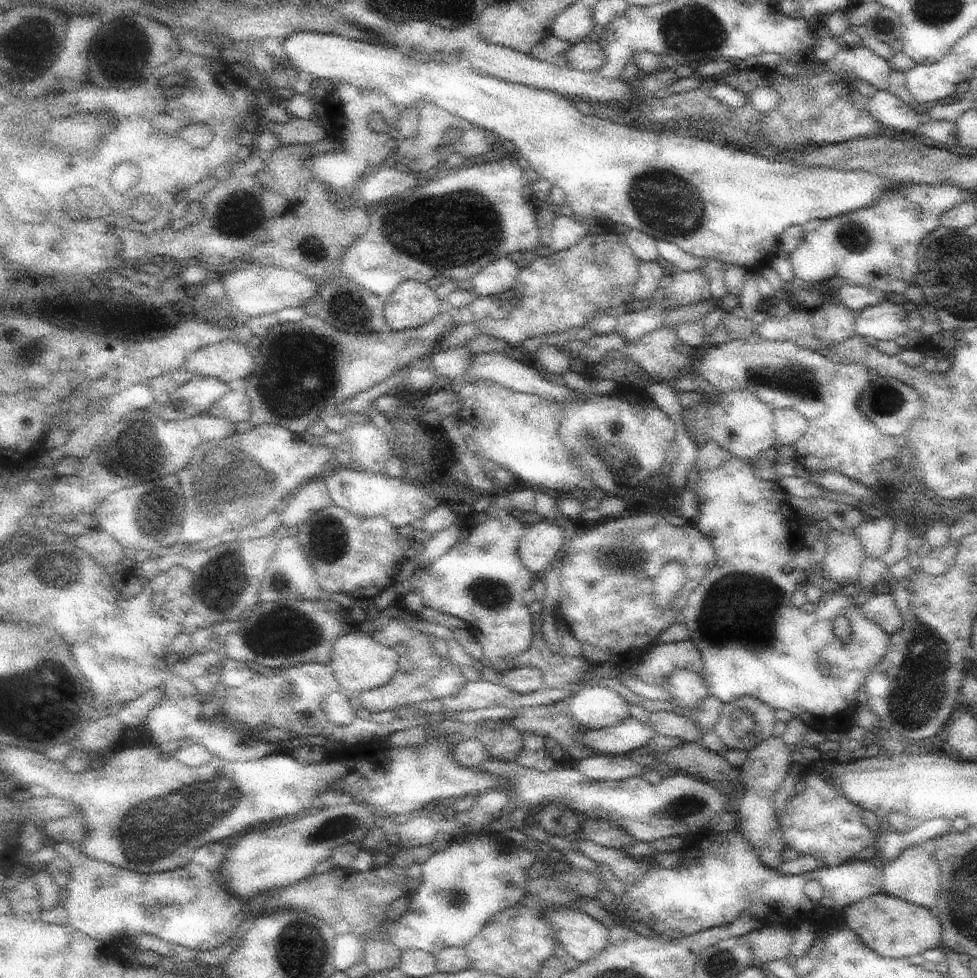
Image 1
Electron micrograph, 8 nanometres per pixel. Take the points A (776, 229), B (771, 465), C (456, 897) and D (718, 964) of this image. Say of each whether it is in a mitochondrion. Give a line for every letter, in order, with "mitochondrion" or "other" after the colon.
A: other
B: other
C: mitochondrion
D: mitochondrion

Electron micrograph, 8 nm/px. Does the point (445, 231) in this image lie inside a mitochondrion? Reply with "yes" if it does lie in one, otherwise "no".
yes

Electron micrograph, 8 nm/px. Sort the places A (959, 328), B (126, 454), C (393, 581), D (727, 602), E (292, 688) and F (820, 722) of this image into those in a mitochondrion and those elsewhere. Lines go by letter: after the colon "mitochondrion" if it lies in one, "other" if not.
A: other
B: mitochondrion
C: other
D: mitochondrion
E: mitochondrion
F: other

